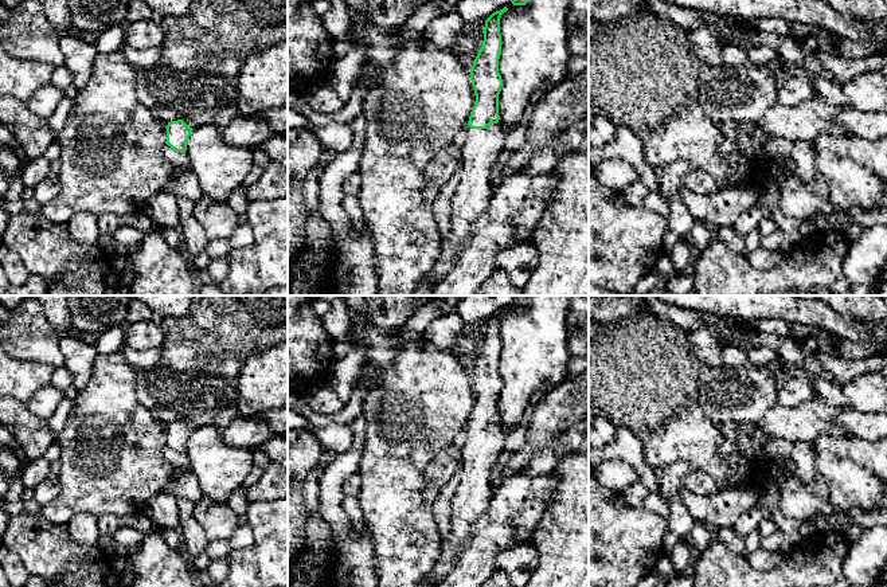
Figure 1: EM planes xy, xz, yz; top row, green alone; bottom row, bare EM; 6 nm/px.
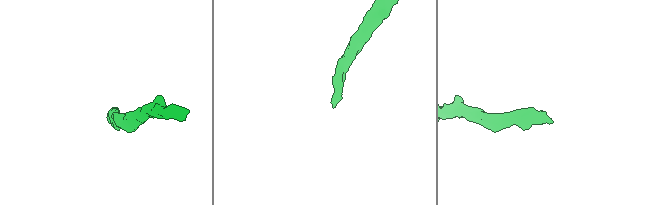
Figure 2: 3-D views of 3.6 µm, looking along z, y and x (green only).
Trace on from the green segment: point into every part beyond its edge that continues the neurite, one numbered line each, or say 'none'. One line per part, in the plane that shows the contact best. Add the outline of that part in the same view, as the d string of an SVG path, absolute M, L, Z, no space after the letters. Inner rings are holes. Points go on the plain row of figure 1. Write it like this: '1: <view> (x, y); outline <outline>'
1: xz (483, 447); outline M499 424L487 430L465 427L466 441L461 451L462 478L452 500L450 531L442 540L442 551L422 583L441 580L453 567L473 535L474 521L491 498L489 473L504 451L504 433Z

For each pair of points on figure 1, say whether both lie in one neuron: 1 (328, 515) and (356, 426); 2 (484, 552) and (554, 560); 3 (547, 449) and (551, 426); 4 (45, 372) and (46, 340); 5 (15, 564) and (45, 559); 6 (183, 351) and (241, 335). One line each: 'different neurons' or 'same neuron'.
1: same neuron
2: different neurons
3: different neurons
4: different neurons
5: different neurons
6: same neuron

